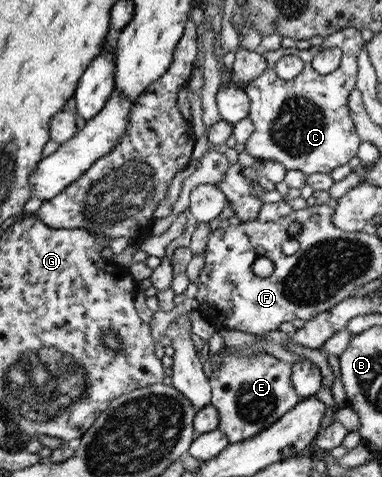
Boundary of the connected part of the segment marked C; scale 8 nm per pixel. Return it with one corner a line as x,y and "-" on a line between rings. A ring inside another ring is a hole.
349,26
326,36
320,45
308,49
279,46
267,52
260,48
259,54
265,59
266,67
244,89
249,99
248,117
254,126
244,143
247,154
255,160
273,160
286,170
299,170
306,176
329,174
333,168
355,157
360,140
350,117
347,97
355,89
357,55
364,43
359,30
-
327,47
340,47
340,61
333,71
322,75
312,68
310,62
317,52
-
289,55
299,58
303,68
297,76
283,80
275,74
273,65
282,56

